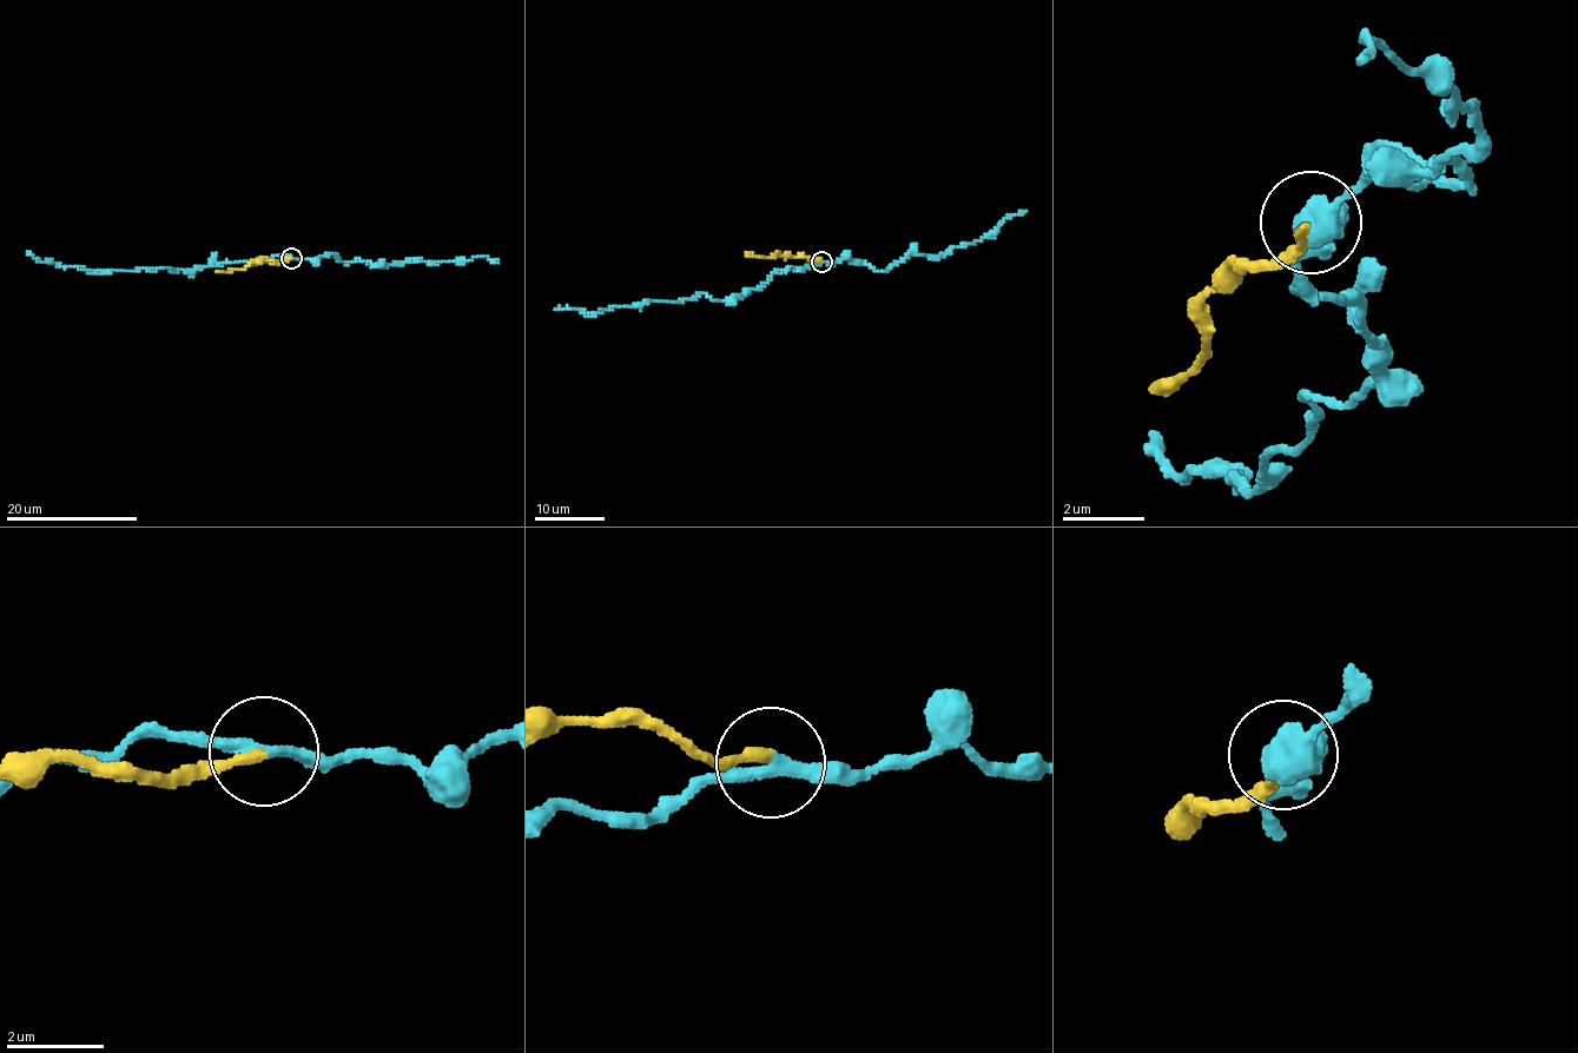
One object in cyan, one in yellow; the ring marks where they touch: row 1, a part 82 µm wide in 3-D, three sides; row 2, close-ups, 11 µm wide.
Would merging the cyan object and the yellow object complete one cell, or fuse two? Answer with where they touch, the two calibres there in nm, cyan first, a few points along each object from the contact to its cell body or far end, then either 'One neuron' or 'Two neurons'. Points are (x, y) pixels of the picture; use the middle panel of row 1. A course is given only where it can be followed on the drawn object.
Place: (821, 262). Thickness 240 nm (cyan) against 220 nm. Course of cyan: (821, 260), (776, 270), (759, 289), (726, 300), (697, 293), (691, 300), (613, 305), (592, 313), (554, 310). Course of yellow: (819, 260), (745, 253). Two neurons

